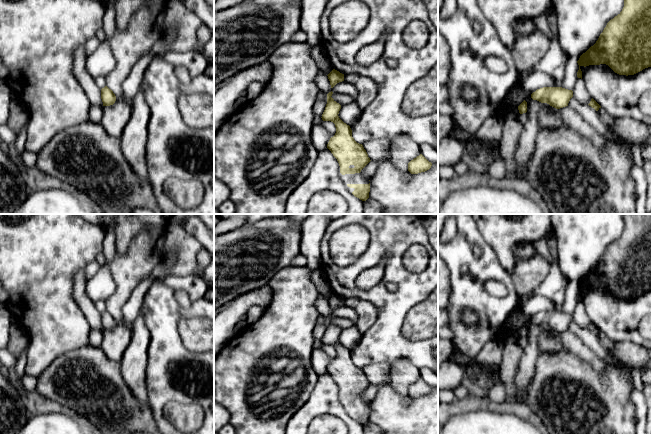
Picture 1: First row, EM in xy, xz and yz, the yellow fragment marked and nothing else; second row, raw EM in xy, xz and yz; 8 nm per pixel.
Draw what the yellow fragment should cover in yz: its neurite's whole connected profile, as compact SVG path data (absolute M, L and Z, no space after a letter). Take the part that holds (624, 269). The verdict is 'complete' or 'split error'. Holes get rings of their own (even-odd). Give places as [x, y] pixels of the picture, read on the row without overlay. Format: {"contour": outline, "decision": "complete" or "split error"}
{"contour": "M623 214L624 231L611 243L596 267L577 285L577 301L582 303L581 290L608 289L619 299L634 299L651 291L651 214Z", "decision": "complete"}

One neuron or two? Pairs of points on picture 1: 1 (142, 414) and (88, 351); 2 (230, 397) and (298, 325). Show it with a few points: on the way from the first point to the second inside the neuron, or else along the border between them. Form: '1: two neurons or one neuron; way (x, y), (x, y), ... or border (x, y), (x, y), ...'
1: one neuron; way (125, 402), (94, 368)
2: one neuron; way (235, 376), (277, 333)

